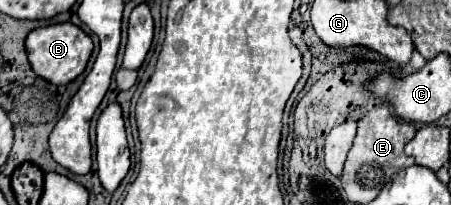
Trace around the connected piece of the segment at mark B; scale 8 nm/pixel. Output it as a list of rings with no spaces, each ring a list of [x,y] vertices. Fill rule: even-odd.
[[[57,23],[57,25],[33,29],[27,35],[25,47],[27,47],[29,63],[39,77],[47,79],[53,85],[67,85],[85,71],[87,61],[93,51],[93,41],[81,27],[73,23]]]

